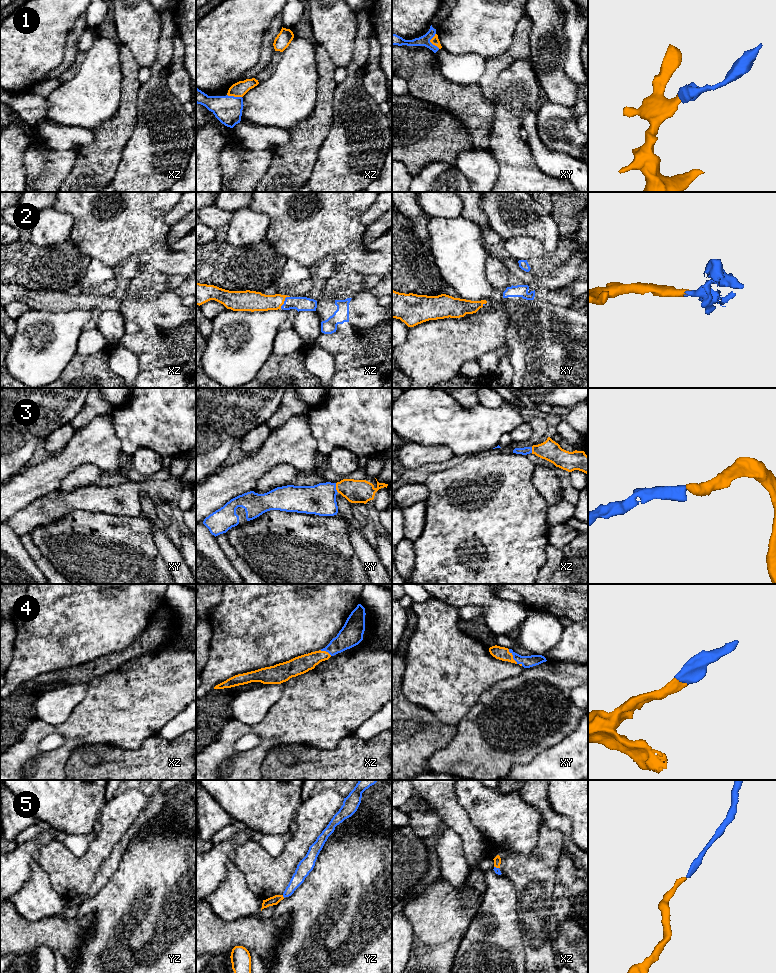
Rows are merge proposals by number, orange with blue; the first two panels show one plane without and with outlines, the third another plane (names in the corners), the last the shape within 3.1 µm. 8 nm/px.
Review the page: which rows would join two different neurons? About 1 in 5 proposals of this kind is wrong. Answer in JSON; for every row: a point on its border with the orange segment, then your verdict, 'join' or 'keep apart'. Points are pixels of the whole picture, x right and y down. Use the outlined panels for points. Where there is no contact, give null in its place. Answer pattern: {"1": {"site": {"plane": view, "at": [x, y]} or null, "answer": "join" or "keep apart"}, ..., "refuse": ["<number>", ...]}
{"1": {"site": {"plane": "xy", "at": [431, 42]}, "answer": "join"}, "2": {"site": {"plane": "xz", "at": [284, 300]}, "answer": "join"}, "3": {"site": {"plane": "xy", "at": [336, 488]}, "answer": "join"}, "4": {"site": {"plane": "xy", "at": [512, 656]}, "answer": "join"}, "5": {"site": {"plane": "yz", "at": [282, 896]}, "answer": "join"}, "refuse": []}

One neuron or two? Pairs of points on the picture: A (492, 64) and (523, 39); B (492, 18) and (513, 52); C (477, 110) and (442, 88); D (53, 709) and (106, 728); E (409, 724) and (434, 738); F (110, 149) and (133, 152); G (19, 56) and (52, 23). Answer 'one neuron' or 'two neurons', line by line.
A: one neuron
B: two neurons
C: one neuron
D: two neurons
E: one neuron
F: two neurons
G: one neuron

